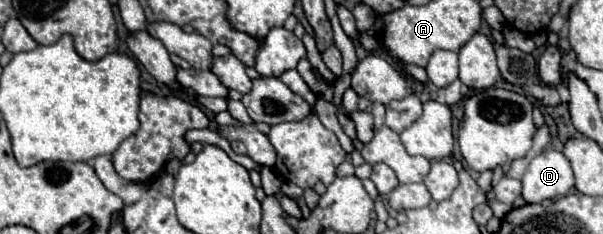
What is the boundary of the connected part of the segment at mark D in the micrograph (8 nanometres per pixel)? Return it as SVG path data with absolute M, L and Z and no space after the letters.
M543 150L529 162L521 184L525 202L557 200L573 190L573 170L561 152Z

